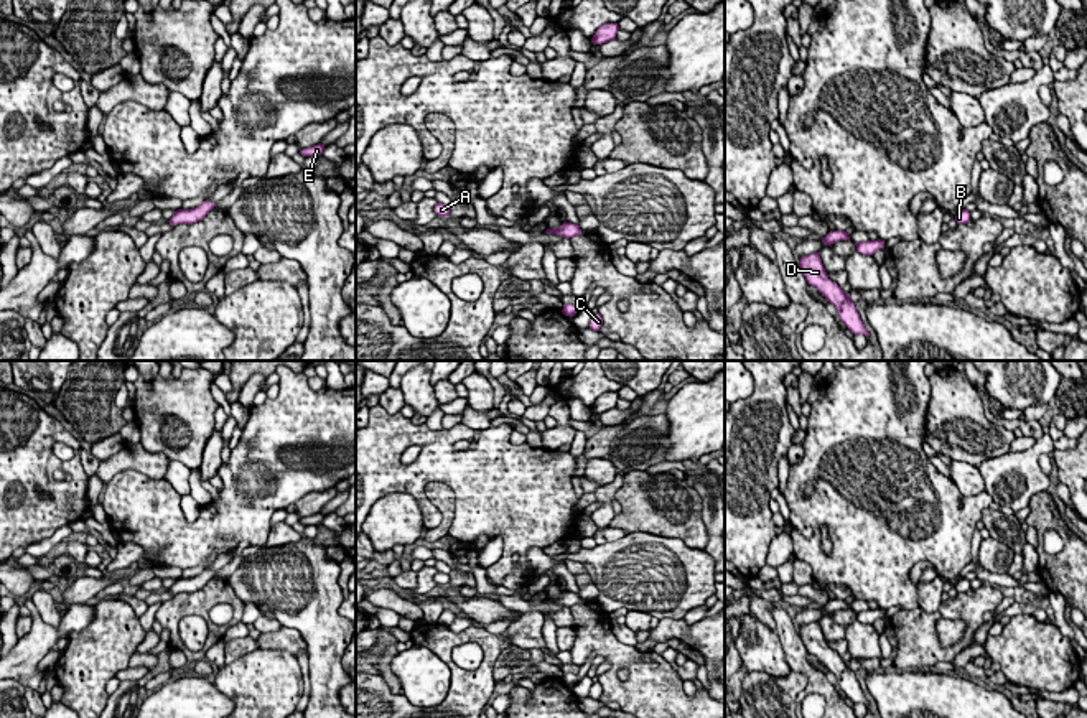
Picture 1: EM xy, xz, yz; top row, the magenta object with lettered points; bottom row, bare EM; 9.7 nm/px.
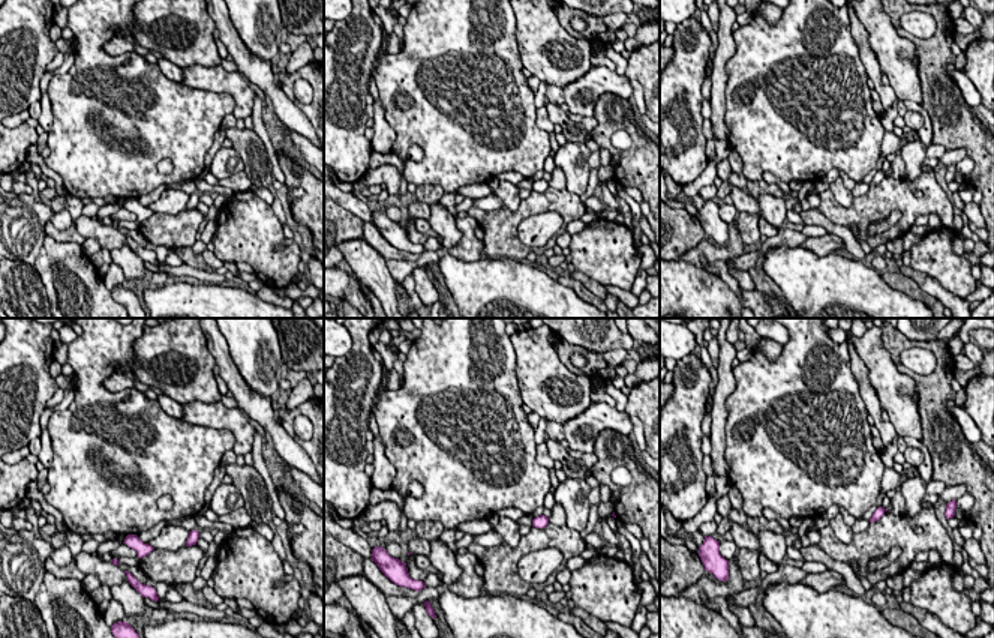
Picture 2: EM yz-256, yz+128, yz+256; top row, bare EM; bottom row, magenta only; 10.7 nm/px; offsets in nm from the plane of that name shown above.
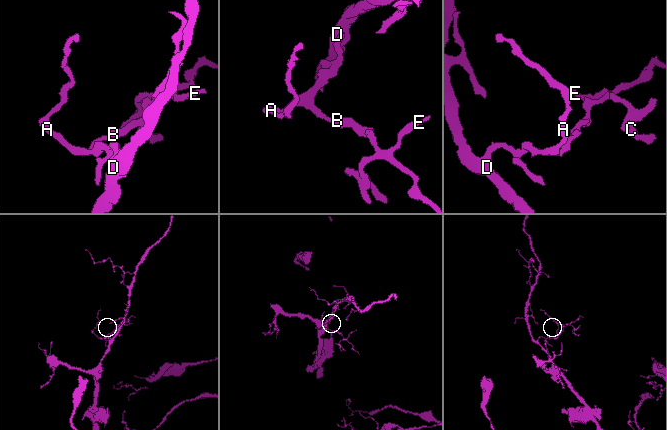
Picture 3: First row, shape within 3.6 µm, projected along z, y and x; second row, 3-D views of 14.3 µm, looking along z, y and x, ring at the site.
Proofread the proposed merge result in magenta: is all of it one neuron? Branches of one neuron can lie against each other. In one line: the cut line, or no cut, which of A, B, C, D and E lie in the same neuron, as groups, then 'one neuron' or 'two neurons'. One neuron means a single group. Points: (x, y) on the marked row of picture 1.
no cut | A B C D E | one neuron

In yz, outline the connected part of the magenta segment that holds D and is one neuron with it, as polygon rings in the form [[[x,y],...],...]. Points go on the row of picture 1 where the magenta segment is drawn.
[[[820,252],[800,257],[799,267],[807,283],[815,287],[825,296],[825,300],[837,308],[842,323],[853,334],[865,334],[868,339],[870,333],[865,328],[855,303],[850,300],[850,295],[842,290],[842,287],[828,278],[820,259]]]

